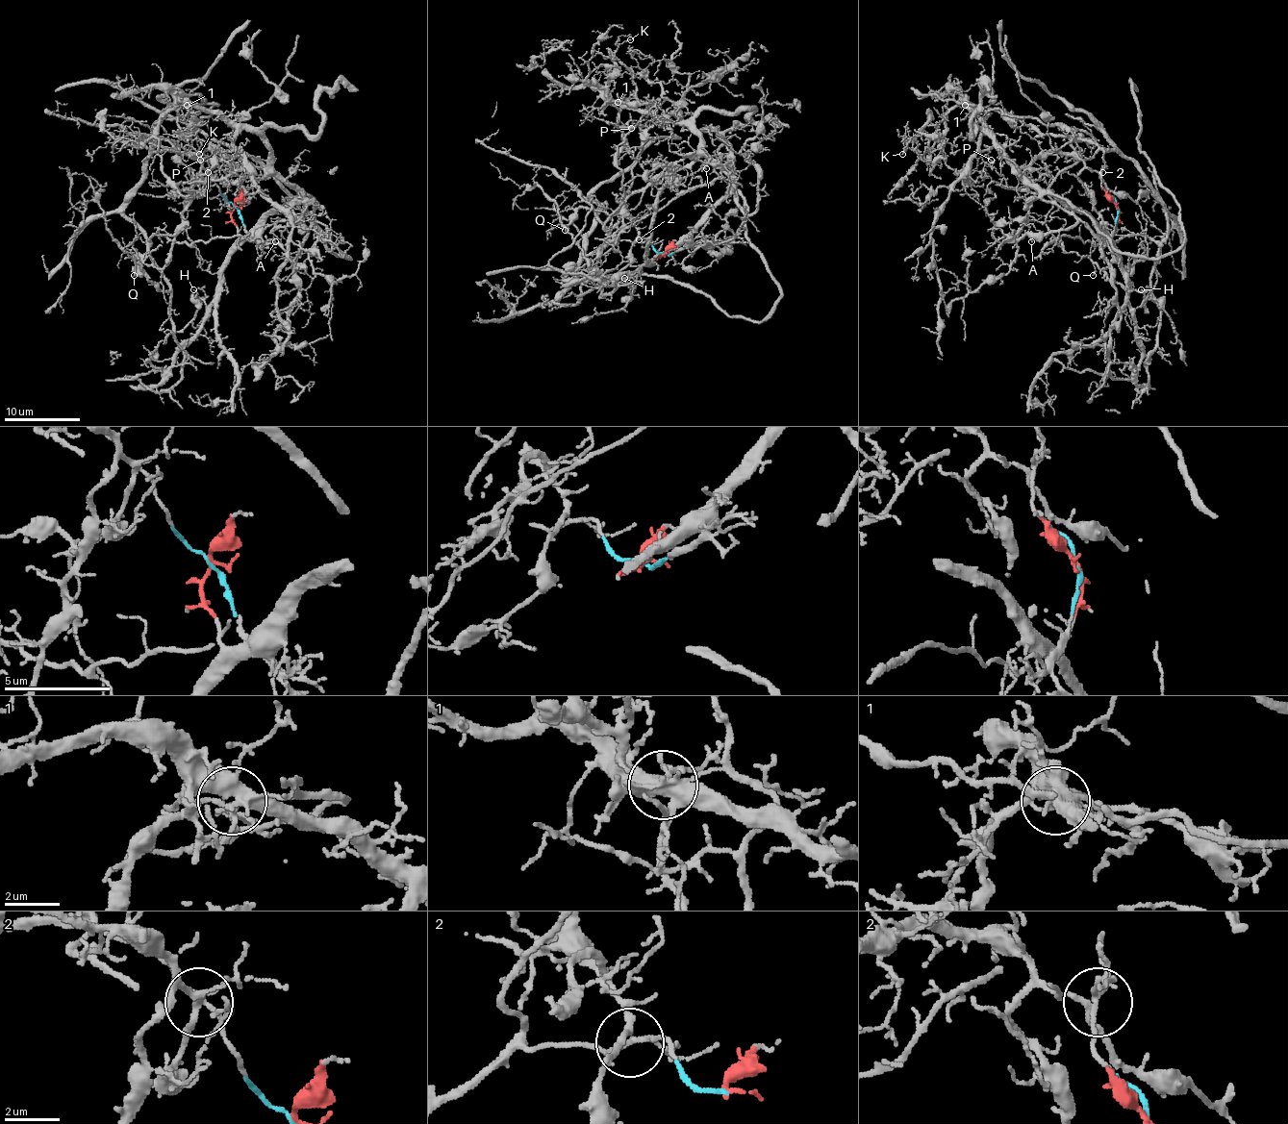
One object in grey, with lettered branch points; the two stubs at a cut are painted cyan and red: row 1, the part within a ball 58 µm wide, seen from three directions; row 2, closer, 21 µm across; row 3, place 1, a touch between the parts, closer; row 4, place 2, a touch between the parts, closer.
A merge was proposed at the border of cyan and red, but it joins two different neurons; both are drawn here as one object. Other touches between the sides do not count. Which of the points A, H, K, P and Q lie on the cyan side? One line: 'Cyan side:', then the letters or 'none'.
Cyan side: Q

